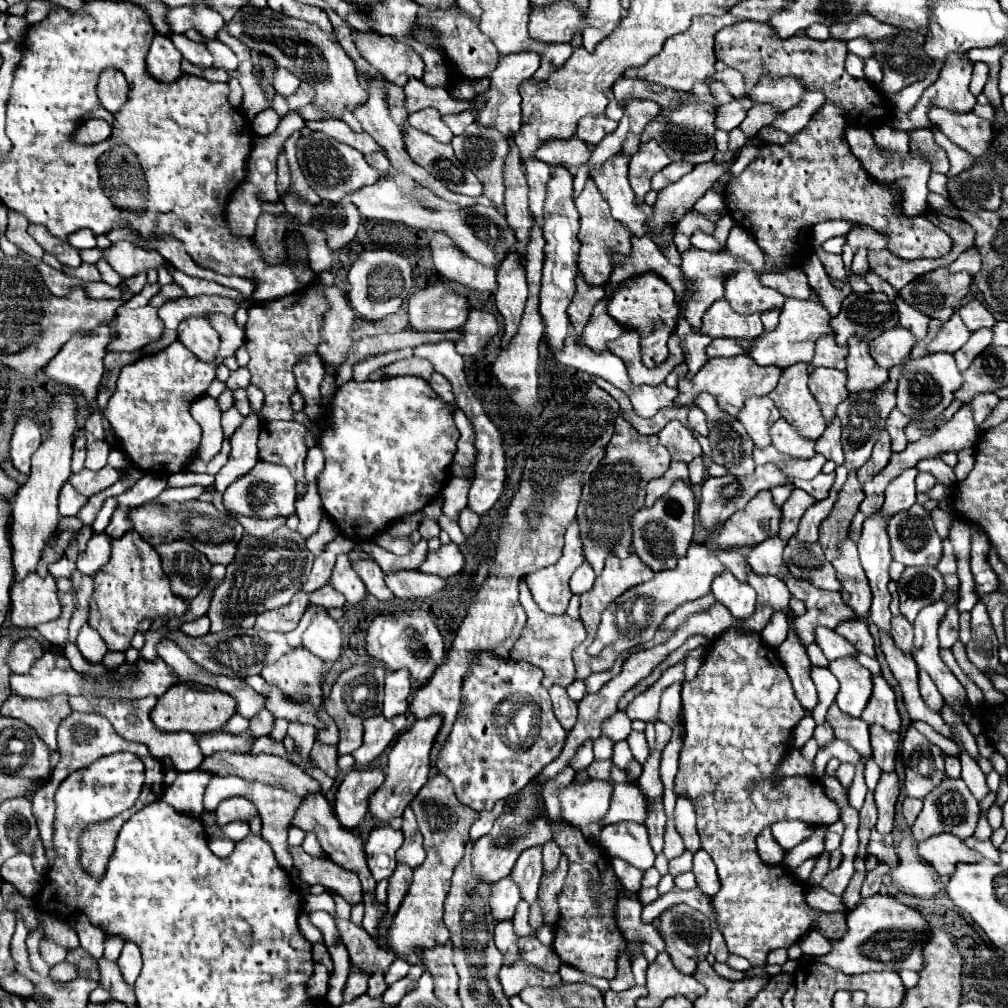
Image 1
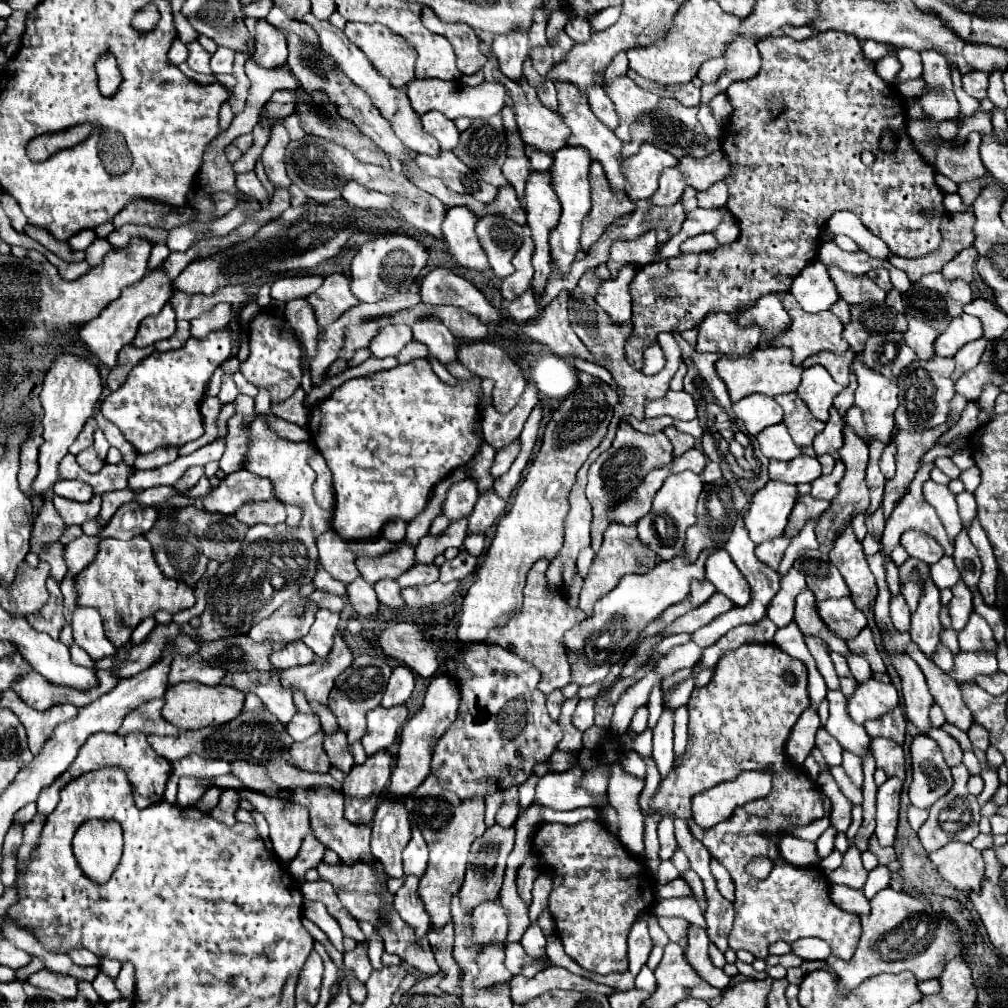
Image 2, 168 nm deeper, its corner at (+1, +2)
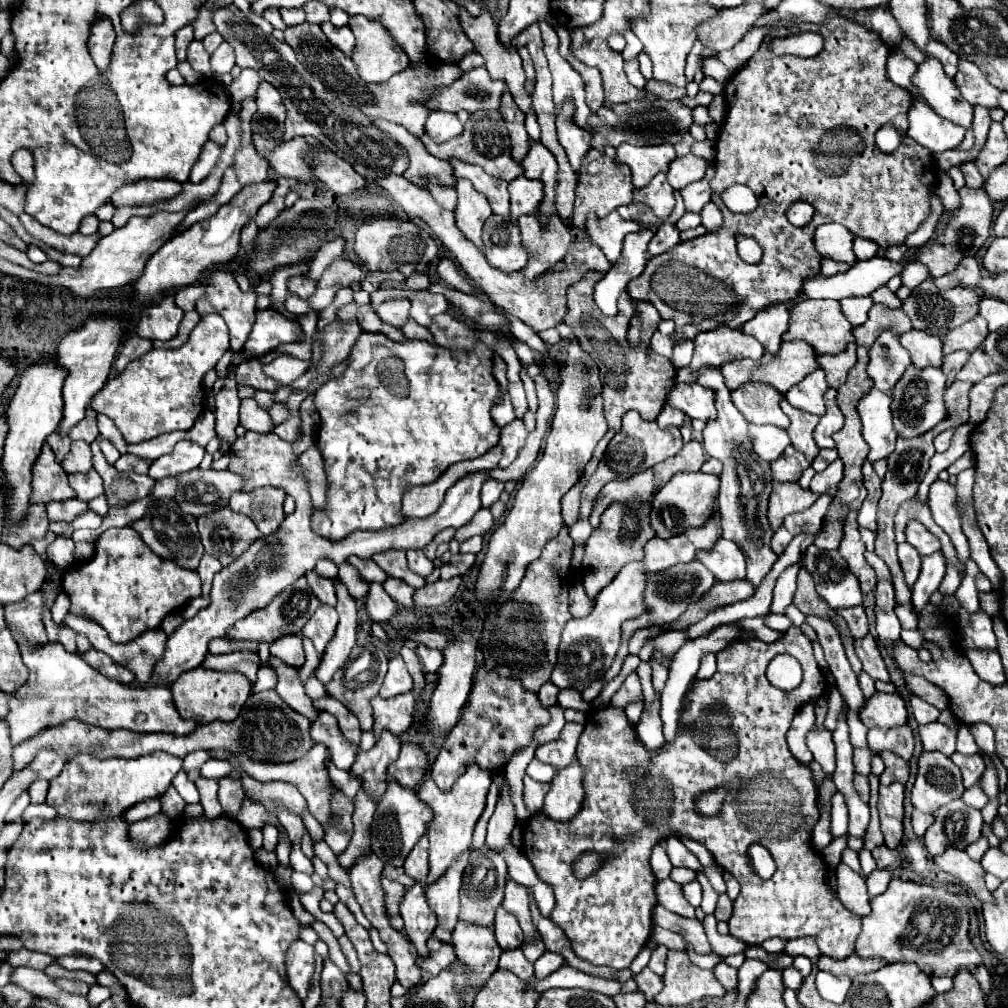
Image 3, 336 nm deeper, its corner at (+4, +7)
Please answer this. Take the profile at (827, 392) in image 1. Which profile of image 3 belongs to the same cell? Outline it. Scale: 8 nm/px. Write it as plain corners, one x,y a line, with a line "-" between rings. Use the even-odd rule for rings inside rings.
817,368
815,372
811,372
809,376
805,376
797,386
793,386
785,398
791,406
797,406
805,412
823,416
825,414
825,402
823,402
823,394
829,390
825,372
821,368

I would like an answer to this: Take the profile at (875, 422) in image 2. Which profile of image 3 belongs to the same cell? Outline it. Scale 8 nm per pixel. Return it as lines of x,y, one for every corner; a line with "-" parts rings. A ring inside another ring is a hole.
871,388
857,404
861,422
863,422
863,438
869,444
869,460
887,458
895,450
897,432
891,418
891,396

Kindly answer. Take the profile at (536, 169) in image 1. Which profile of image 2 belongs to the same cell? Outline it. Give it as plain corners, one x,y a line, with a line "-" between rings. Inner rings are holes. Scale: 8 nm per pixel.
526,149
526,155
532,163
532,169
550,169
552,167
552,155
548,155
548,153
536,153
536,149

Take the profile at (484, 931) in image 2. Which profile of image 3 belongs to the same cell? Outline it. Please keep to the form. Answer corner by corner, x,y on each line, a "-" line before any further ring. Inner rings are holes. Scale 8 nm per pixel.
457,922
453,930
453,944
457,958
461,958
463,964
467,964
473,970
473,976
457,978
457,990
461,990
465,984
481,988
489,980
489,976
497,970
501,954
493,928

